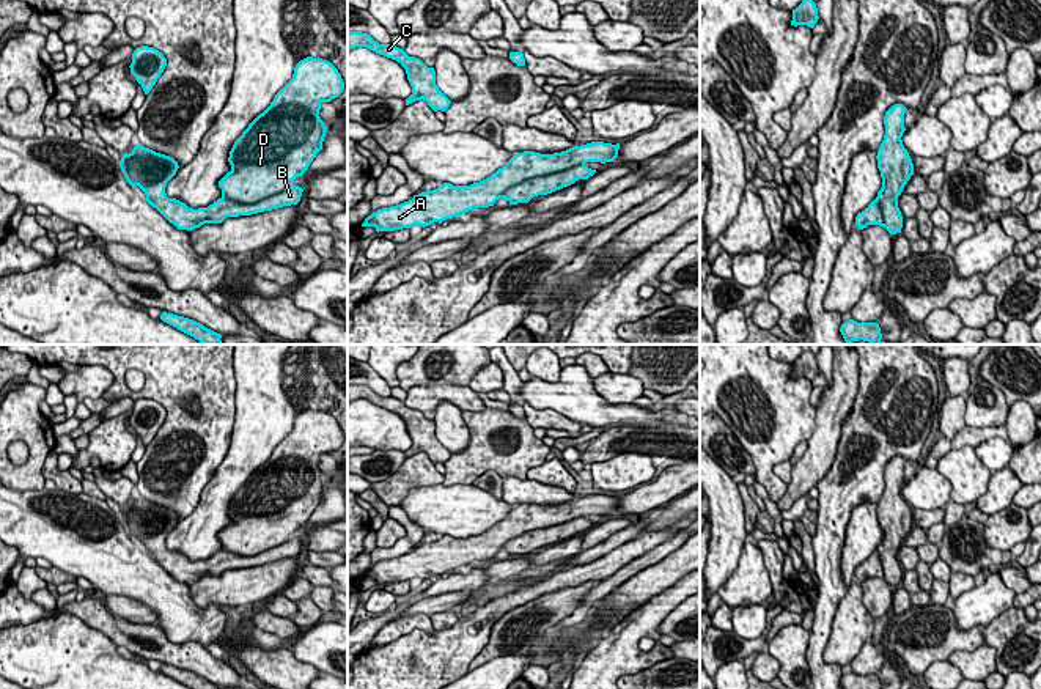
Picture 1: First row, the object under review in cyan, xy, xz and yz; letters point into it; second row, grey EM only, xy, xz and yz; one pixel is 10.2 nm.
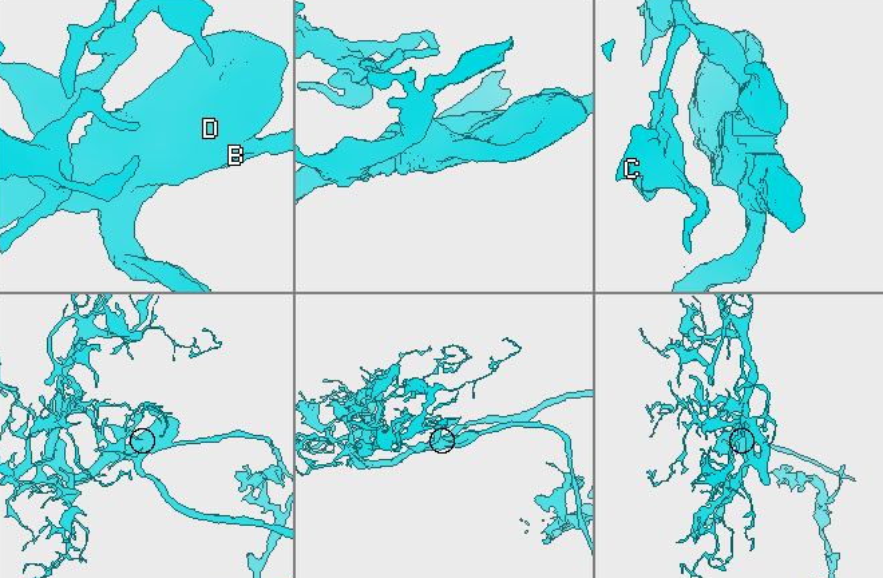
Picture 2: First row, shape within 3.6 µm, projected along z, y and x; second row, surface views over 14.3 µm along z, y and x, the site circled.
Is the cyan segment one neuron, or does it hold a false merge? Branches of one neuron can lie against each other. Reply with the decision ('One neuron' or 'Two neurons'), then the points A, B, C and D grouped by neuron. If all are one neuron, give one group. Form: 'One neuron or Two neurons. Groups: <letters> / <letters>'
One neuron. Groups: A B C D

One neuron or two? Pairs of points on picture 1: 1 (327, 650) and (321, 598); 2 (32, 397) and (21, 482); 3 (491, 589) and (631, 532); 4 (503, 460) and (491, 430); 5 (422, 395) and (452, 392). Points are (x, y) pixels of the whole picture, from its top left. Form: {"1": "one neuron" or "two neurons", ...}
{"1": "two neurons", "2": "one neuron", "3": "one neuron", "4": "one neuron", "5": "one neuron"}

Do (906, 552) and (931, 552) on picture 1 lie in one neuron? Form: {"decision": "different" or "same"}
{"decision": "same"}

